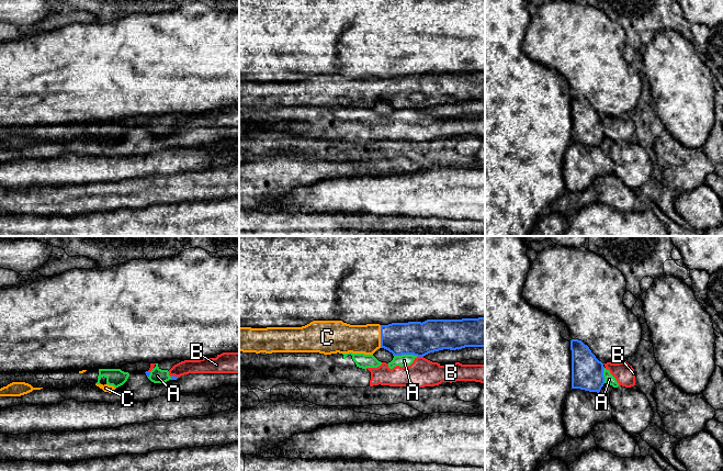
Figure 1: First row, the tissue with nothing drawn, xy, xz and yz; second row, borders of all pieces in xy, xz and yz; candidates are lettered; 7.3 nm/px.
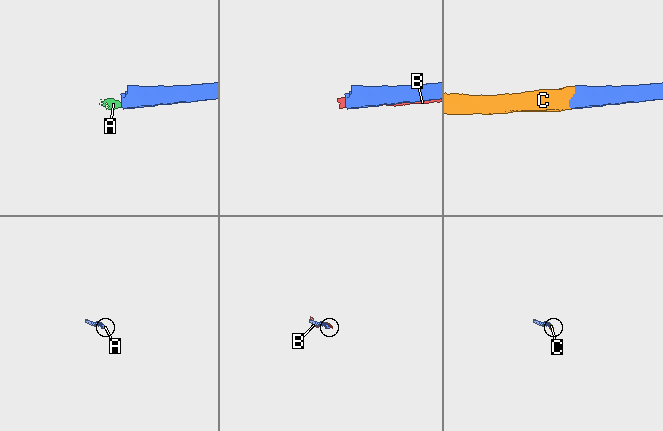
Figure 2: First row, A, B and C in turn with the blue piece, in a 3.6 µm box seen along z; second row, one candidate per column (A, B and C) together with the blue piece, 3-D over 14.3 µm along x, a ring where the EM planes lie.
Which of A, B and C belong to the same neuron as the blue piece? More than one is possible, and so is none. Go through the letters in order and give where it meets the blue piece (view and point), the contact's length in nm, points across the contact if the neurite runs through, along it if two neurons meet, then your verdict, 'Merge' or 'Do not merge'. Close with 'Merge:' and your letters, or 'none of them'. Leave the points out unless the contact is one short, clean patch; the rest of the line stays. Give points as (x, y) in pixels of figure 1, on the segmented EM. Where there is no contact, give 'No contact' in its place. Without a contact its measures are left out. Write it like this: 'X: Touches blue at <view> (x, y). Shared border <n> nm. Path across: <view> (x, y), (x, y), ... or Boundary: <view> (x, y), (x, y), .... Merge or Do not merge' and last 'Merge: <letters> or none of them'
A: Touches blue at xz (406, 354). Shared border 180 nm. Boundary: xz (394, 355), (417, 356). Do not merge
B: Touches blue at xz (420, 356). Shared border 50 nm. Do not merge
C: Touches blue at xz (381, 336). Shared border 170 nm. Path across: xz (415, 338), (381, 336), (347, 338). Merge
Merge: C

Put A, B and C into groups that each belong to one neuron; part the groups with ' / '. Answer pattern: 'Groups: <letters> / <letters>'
Groups: A B / C

